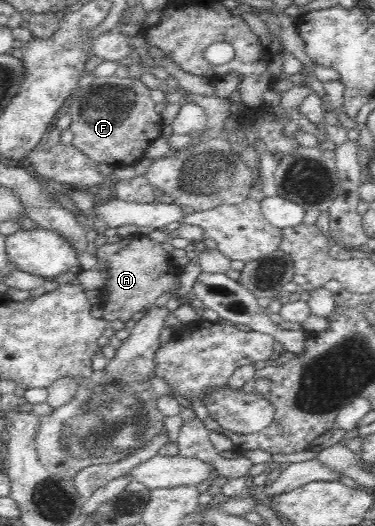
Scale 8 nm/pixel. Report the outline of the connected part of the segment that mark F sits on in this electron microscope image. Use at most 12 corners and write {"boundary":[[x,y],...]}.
{"boundary":[[94,78],[65,111],[76,149],[133,166],[164,127],[139,79]]}

